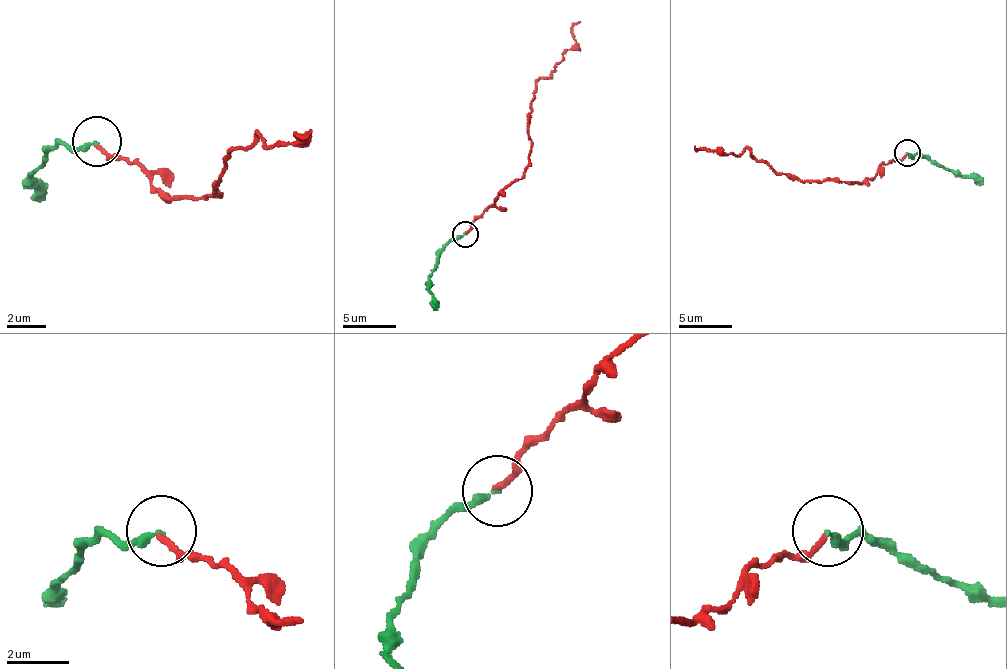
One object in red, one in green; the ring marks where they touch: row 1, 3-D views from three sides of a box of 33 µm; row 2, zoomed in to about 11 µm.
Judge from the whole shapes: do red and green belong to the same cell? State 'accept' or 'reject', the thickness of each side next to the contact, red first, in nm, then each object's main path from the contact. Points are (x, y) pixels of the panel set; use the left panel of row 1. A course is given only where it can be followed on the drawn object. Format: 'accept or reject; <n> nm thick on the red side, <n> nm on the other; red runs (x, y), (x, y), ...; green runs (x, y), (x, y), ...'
accept; 180 nm thick on the red side, 240 nm on the other; red runs (95, 145), (174, 199), (199, 199), (218, 194), (228, 154), (258, 135), (267, 145), (297, 145), (312, 130); green runs (95, 140), (71, 150), (56, 145), (31, 174), (36, 189), (46, 199)

